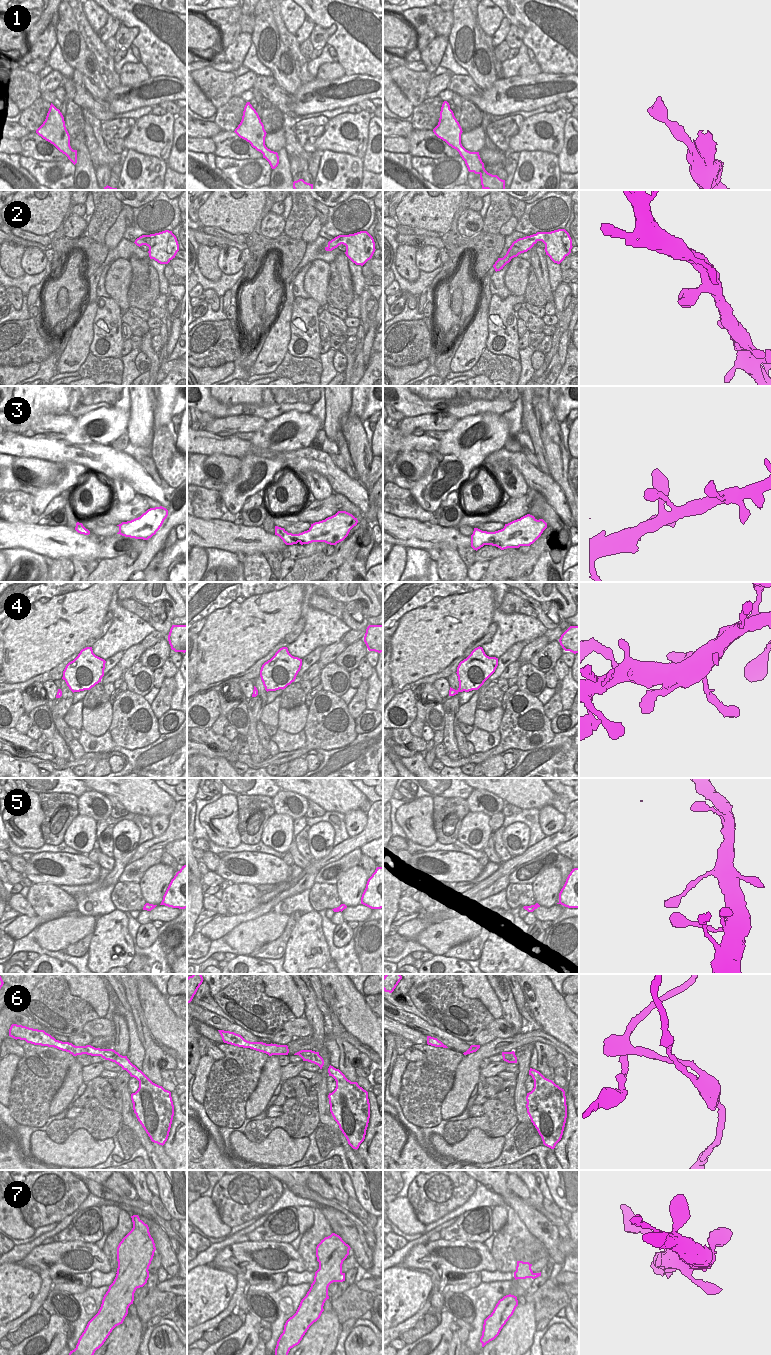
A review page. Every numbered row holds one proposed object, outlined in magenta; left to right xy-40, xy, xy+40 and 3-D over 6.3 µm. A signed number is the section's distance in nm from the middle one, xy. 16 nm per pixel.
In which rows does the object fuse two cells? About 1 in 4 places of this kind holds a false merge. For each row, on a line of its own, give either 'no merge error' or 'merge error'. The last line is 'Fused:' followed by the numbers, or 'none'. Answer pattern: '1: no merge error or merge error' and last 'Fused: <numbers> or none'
1: no merge error
2: no merge error
3: no merge error
4: no merge error
5: no merge error
6: merge error
7: no merge error
Fused: 6

